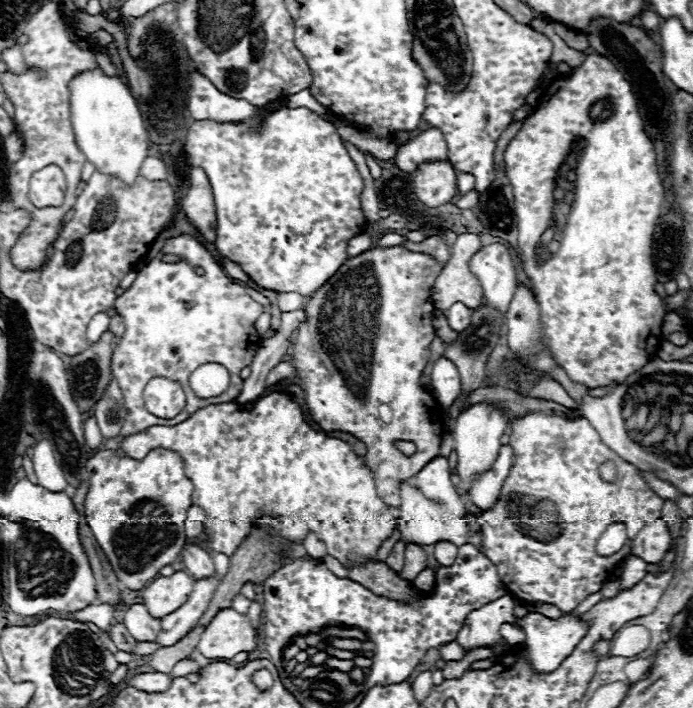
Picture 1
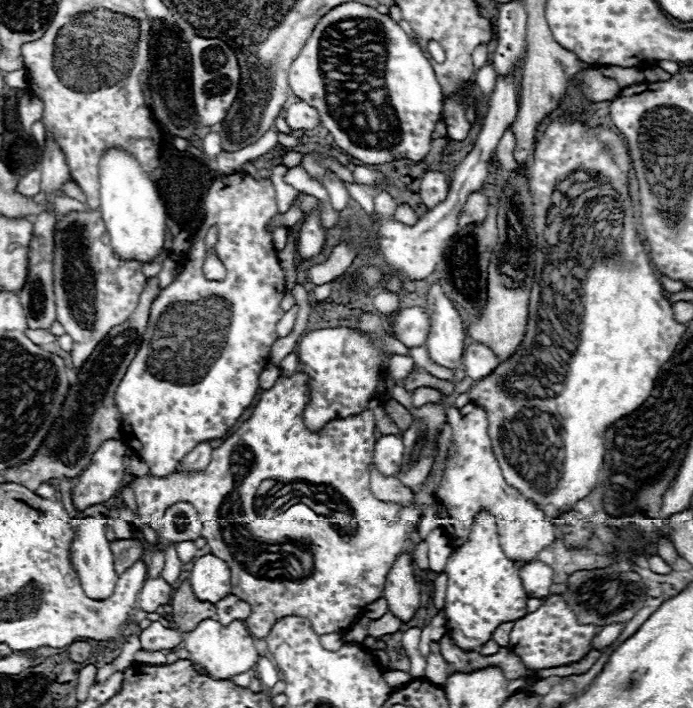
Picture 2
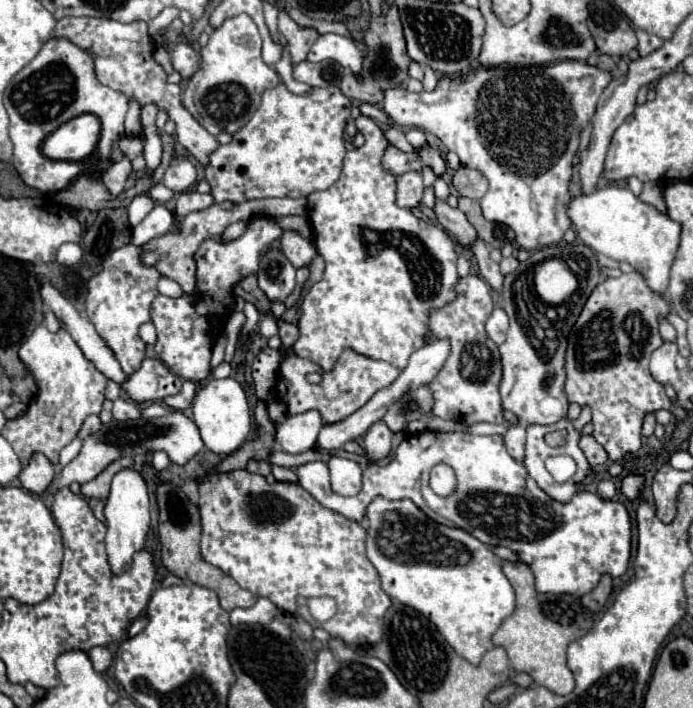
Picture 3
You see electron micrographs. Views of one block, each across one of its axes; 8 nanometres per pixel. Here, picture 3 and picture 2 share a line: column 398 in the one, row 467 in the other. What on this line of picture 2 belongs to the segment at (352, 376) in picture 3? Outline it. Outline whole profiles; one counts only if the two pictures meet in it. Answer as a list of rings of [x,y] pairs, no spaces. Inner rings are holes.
[[[370,466],[370,490],[374,498],[380,502],[394,502],[394,504],[410,504],[412,490],[400,484],[394,476],[382,476],[374,466]]]

